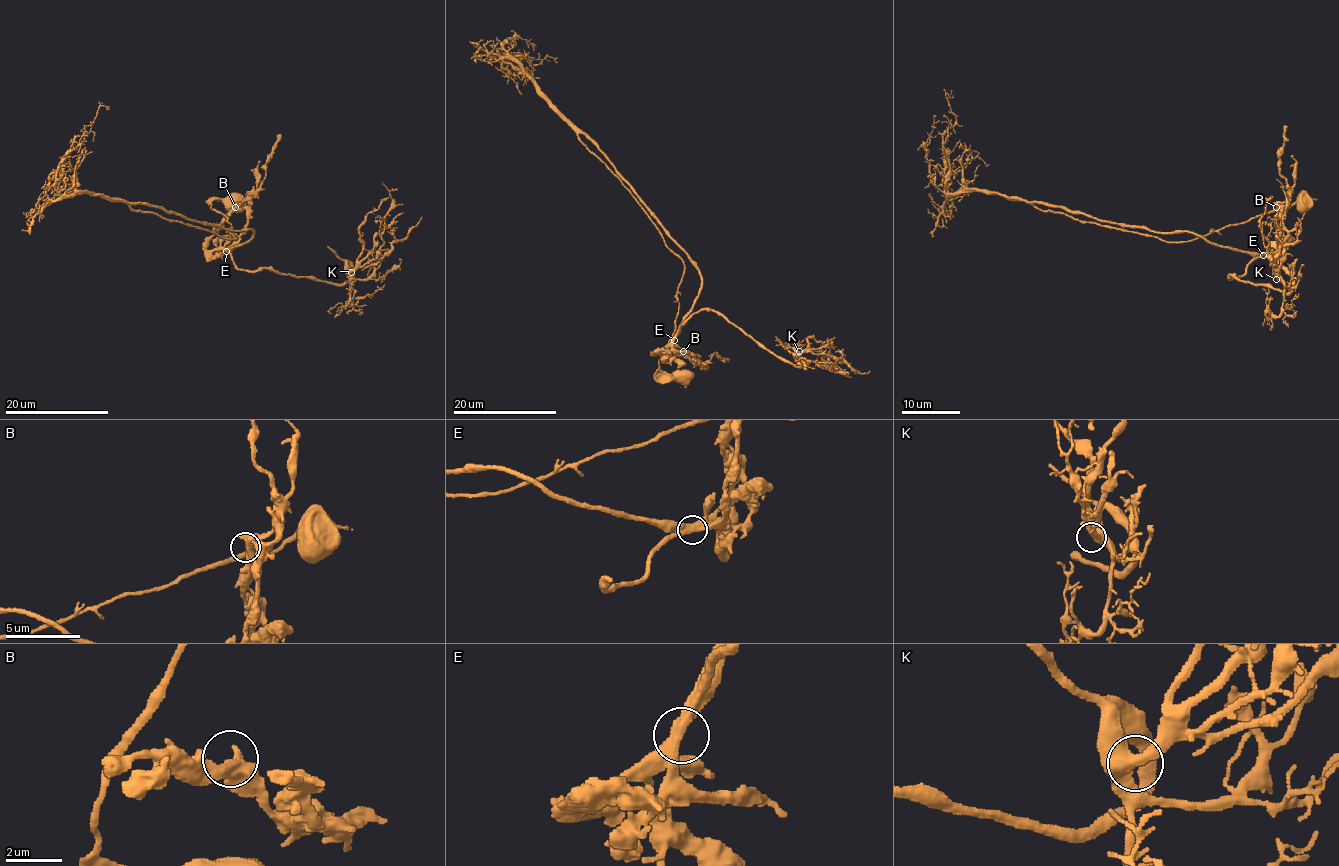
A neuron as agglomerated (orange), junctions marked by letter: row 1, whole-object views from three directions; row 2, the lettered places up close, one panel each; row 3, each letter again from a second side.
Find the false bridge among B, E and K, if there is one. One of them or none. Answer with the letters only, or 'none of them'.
E

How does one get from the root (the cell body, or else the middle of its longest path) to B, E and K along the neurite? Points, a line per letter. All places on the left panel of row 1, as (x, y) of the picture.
B: (207, 224), (233, 230), (250, 229), (254, 235), (247, 242), (232, 248), (221, 246), (217, 228), (235, 207)
E: (207, 224), (217, 224), (233, 230), (250, 229), (254, 233), (247, 242), (226, 251)
K: (207, 224), (254, 233), (230, 251), (239, 269), (274, 269), (331, 283), (352, 278), (348, 263), (351, 272)

